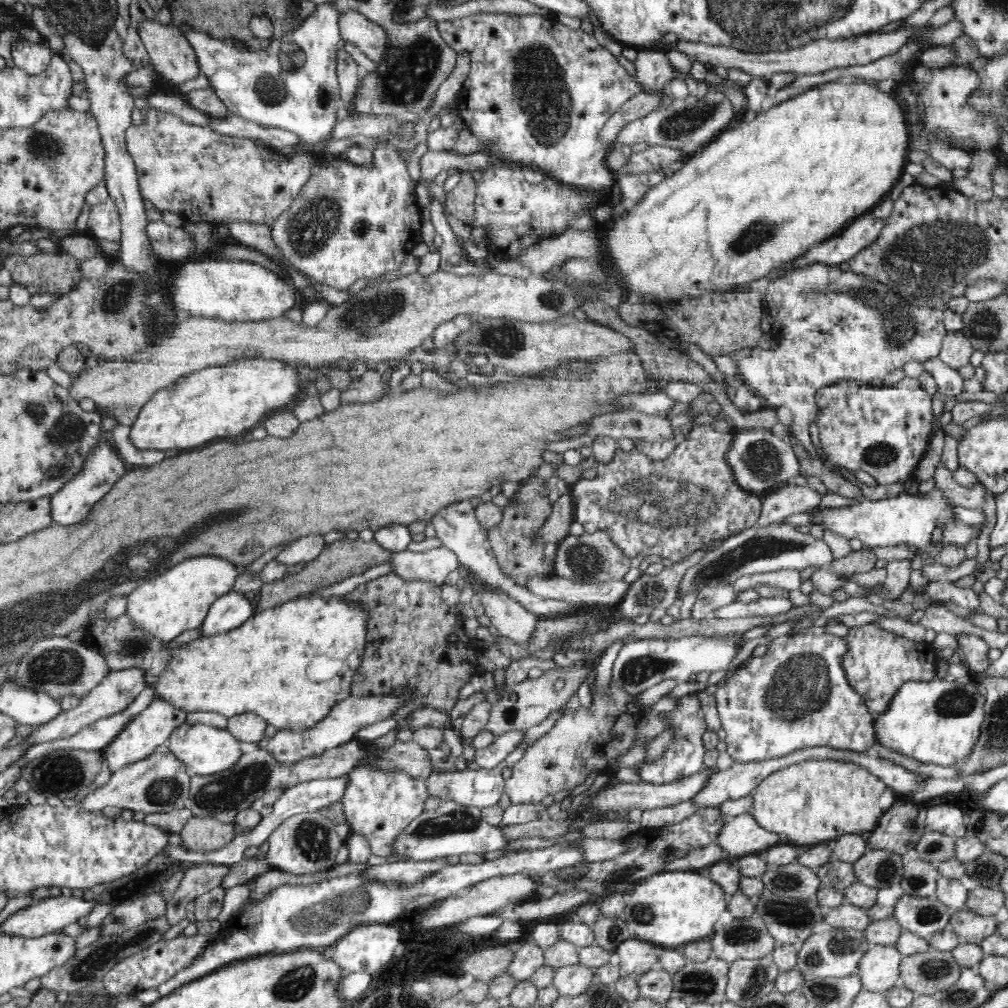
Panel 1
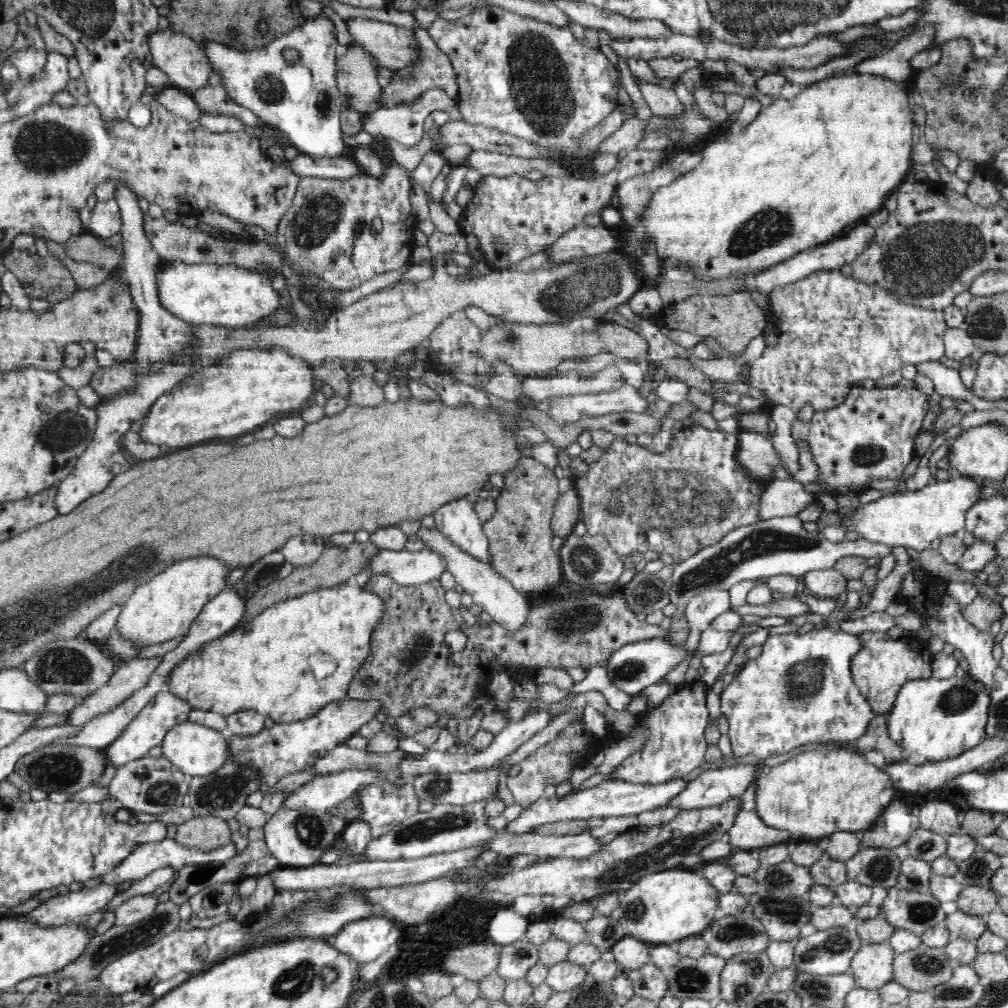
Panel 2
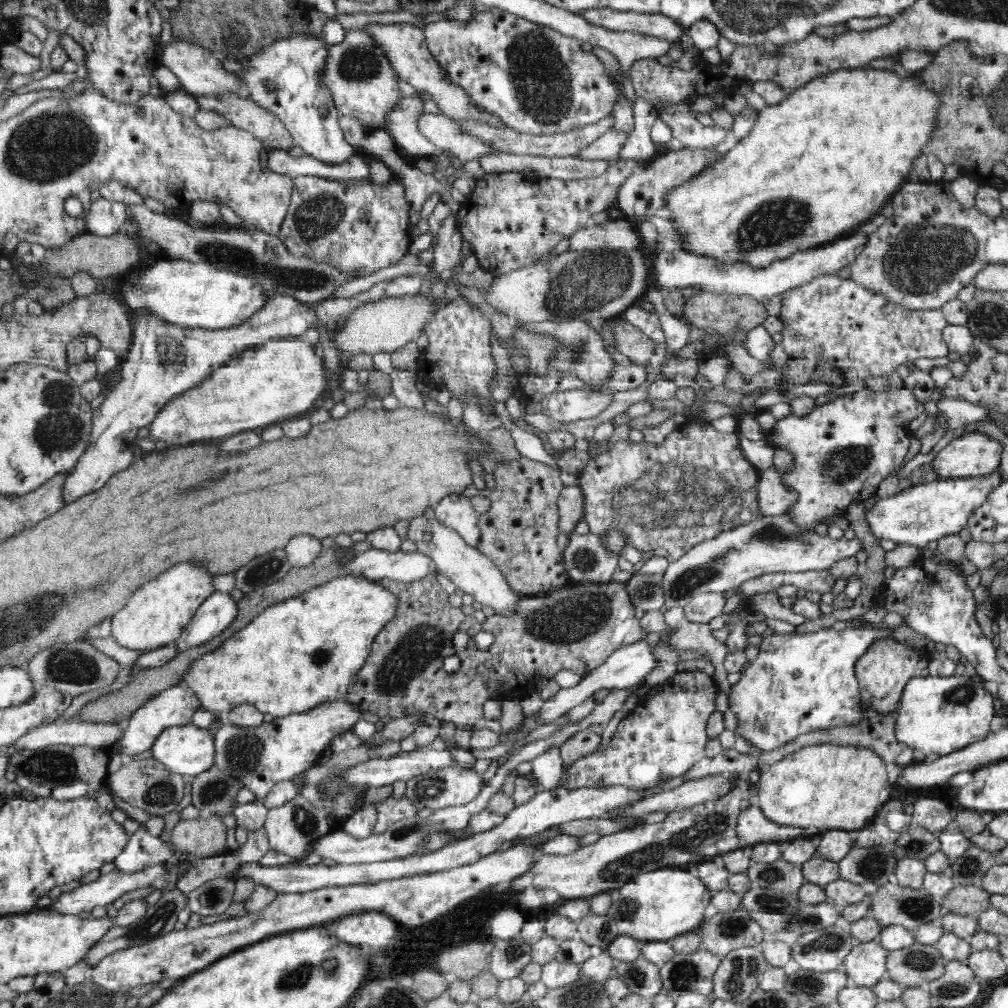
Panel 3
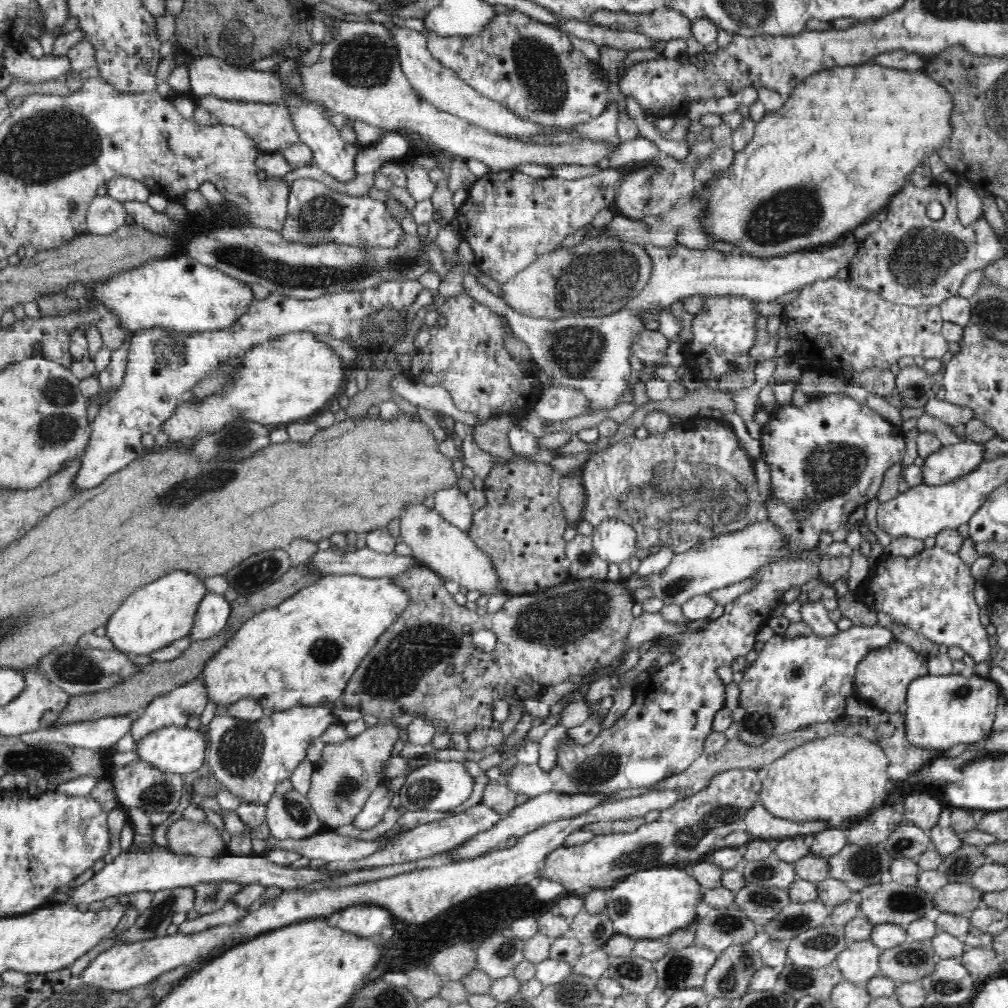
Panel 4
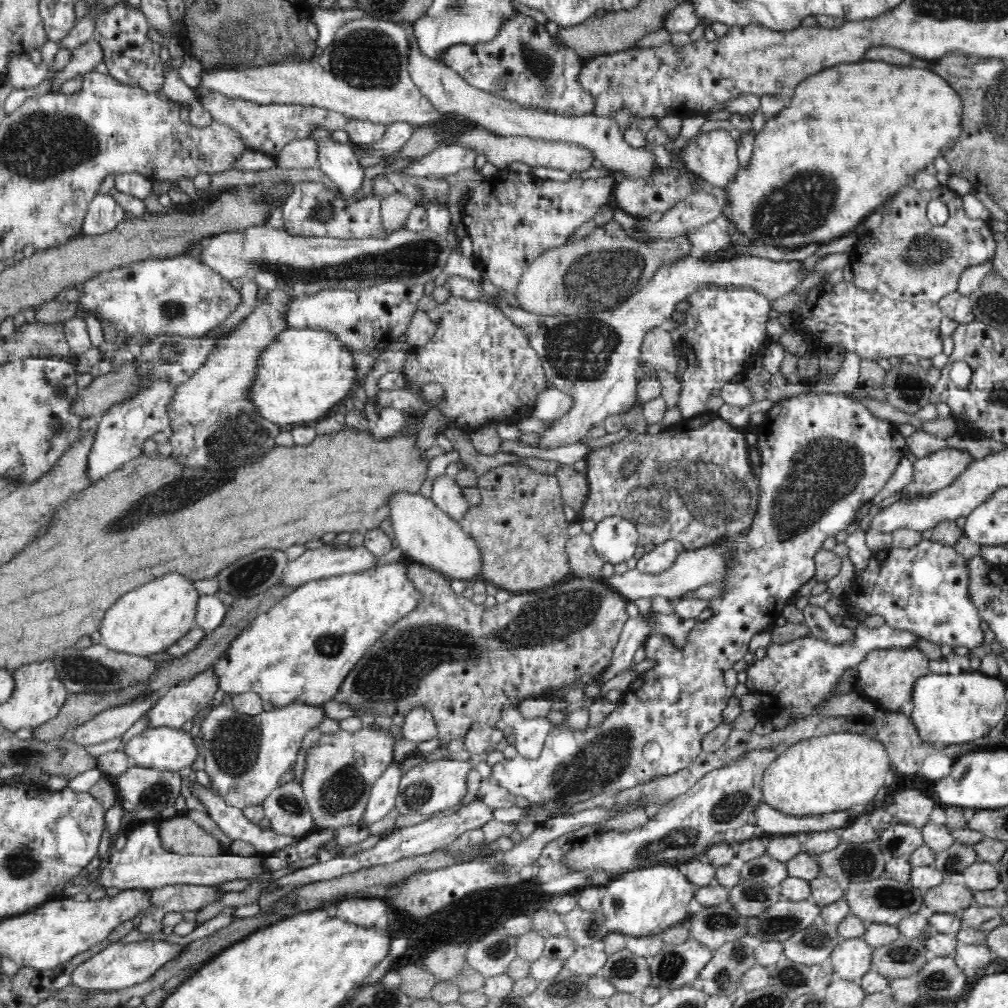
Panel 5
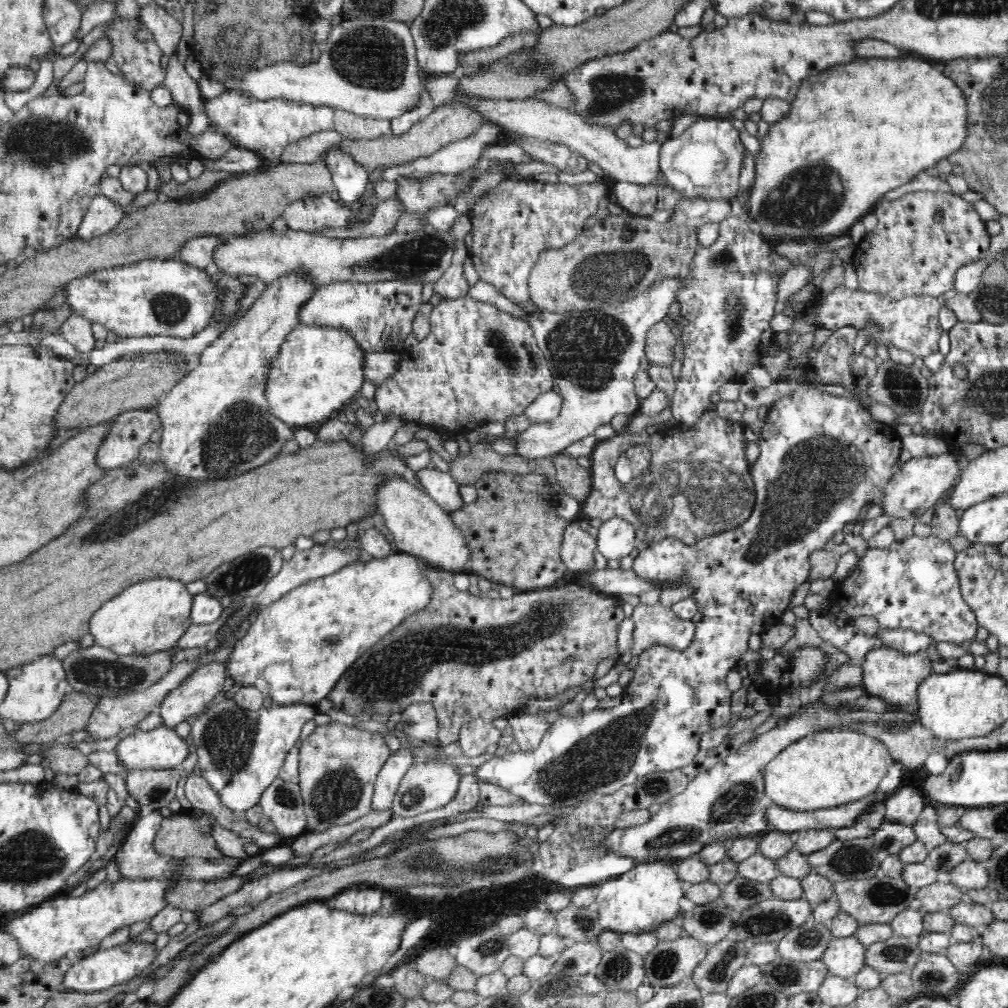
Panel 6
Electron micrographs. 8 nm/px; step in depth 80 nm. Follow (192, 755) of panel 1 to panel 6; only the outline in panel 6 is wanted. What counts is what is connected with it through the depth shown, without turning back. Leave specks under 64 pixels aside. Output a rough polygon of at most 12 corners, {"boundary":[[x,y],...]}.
{"boundary":[[164,726],[134,731],[116,744],[128,771],[177,769],[184,738]]}

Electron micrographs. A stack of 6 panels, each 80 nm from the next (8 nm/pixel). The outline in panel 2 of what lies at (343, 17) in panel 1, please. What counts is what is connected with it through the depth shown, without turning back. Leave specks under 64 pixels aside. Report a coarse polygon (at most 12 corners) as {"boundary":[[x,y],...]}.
{"boundary":[[358,16],[351,37],[384,68],[416,62],[411,30]]}

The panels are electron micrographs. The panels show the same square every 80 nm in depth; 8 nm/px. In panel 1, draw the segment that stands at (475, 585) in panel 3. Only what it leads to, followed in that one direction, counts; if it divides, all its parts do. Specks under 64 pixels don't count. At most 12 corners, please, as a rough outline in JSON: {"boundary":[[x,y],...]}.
{"boundary":[[504,592],[480,594],[491,627],[524,643],[536,617]]}

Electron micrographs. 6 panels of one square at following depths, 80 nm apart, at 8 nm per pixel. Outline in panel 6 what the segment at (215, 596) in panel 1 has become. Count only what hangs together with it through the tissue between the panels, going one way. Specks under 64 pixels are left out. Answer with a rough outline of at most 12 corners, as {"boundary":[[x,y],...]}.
{"boundary":[[171,578],[104,601],[87,631],[118,656],[176,645],[192,597]]}

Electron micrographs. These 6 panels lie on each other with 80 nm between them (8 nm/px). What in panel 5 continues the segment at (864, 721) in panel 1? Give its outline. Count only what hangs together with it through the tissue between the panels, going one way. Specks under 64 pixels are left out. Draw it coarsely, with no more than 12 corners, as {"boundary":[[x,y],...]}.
{"boundary":[[858,624],[780,644],[745,666],[758,722],[823,714],[844,673],[916,633]]}

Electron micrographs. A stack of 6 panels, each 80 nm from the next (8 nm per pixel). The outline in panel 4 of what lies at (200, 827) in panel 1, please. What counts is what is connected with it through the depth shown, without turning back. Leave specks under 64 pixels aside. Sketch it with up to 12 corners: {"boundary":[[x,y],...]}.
{"boundary":[[181,818],[168,828],[177,855],[226,853],[216,826]]}

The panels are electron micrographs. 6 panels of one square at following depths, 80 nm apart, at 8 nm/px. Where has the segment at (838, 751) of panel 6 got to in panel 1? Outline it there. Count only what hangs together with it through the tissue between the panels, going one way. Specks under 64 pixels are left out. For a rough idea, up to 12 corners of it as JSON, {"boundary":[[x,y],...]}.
{"boundary":[[806,760],[752,792],[780,845],[866,836],[887,786],[850,761]]}

